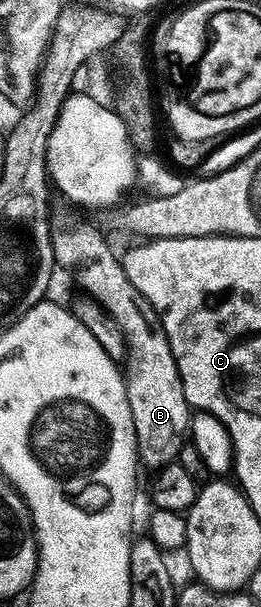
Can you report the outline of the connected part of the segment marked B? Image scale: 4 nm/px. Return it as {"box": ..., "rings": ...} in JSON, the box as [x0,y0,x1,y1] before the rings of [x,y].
{"box":[51,226,191,470],"rings":[[[79,226],[76,230],[56,229],[51,235],[53,256],[60,267],[68,266],[75,270],[80,286],[88,290],[90,299],[102,306],[104,313],[117,322],[124,334],[127,344],[127,399],[133,415],[139,458],[144,467],[156,470],[178,457],[190,431],[191,409],[185,400],[177,360],[173,360],[173,348],[169,348],[159,314],[153,304],[149,304],[149,300],[145,300],[145,296],[133,288],[129,276],[125,276],[120,255],[111,251],[106,238],[108,235],[99,230],[91,226]]]}

